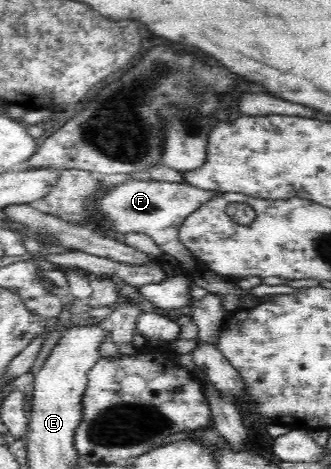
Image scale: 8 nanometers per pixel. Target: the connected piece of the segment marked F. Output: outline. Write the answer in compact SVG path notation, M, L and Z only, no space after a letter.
M128 175L126 182L112 186L106 195L94 200L93 203L99 206L101 214L106 216L103 223L109 225L109 230L122 235L136 231L144 232L164 253L175 256L182 269L192 272L200 268L201 264L180 241L180 226L188 215L218 194L221 192L204 190L187 182L172 183L154 179L142 181Z

